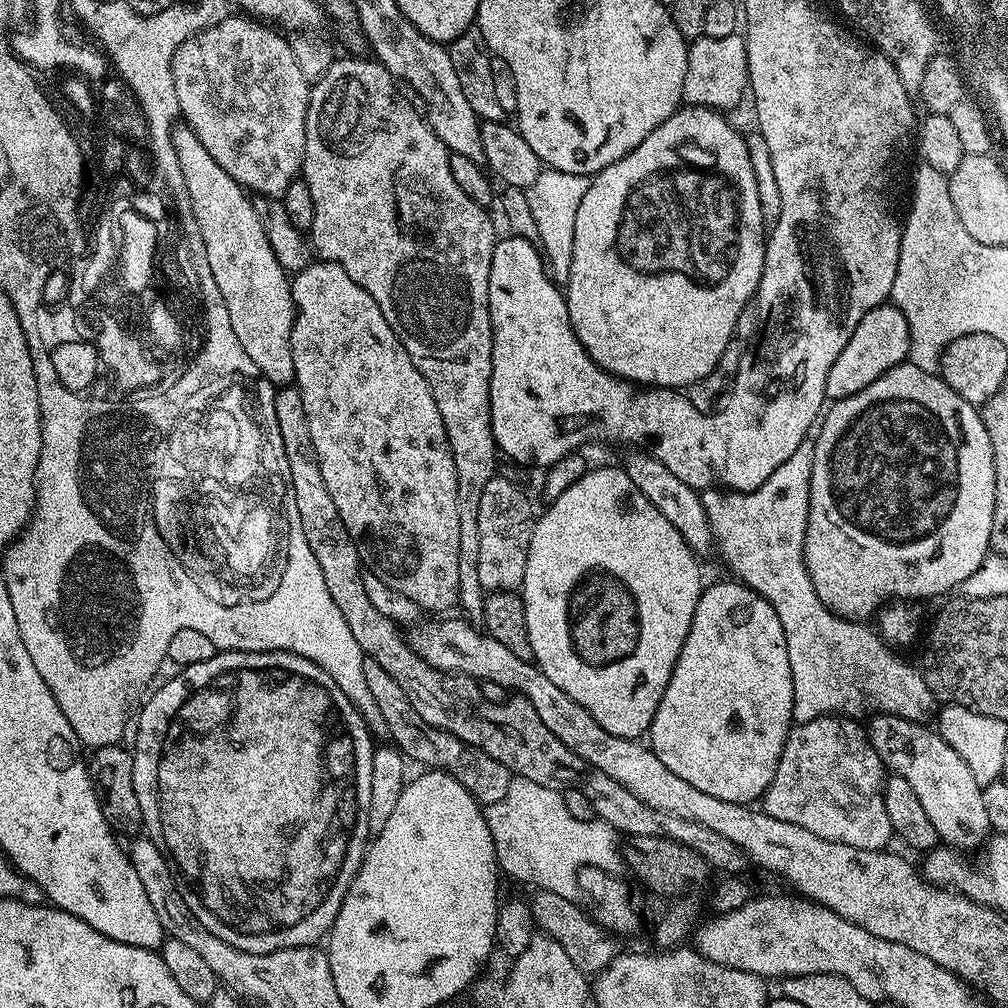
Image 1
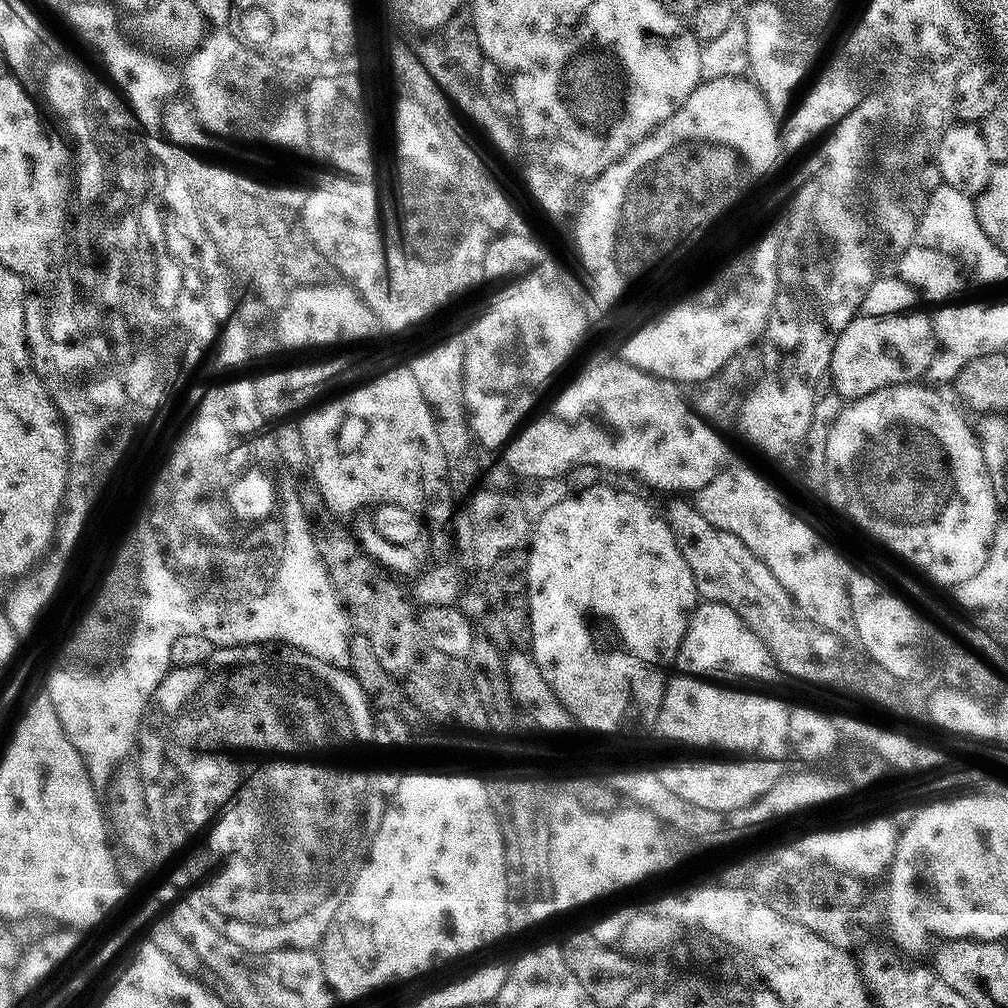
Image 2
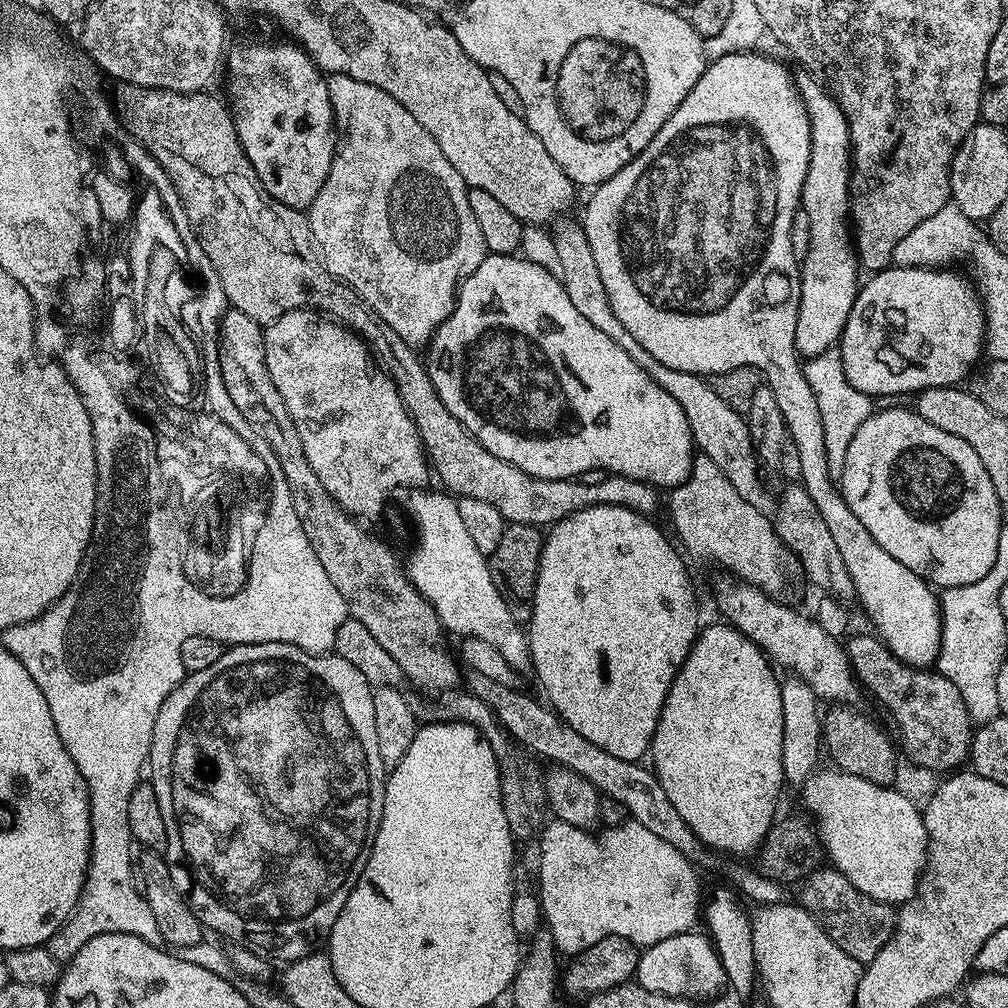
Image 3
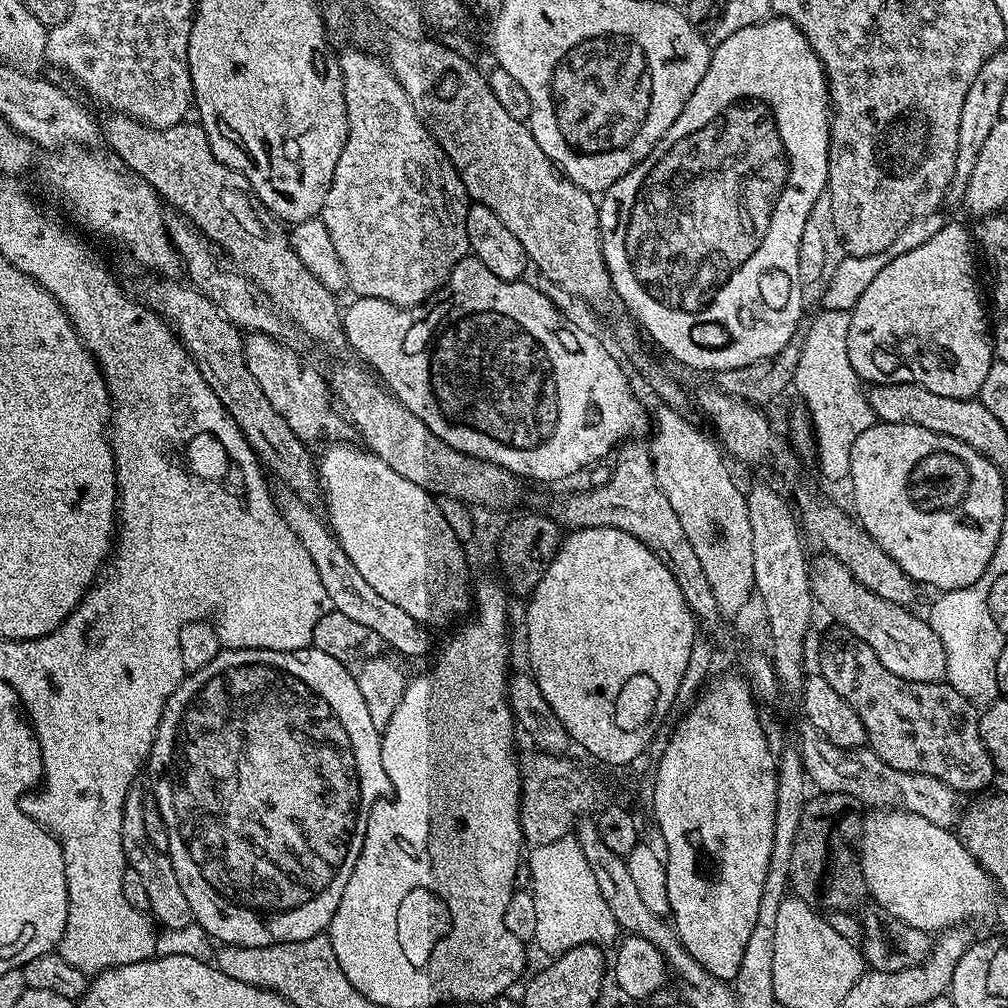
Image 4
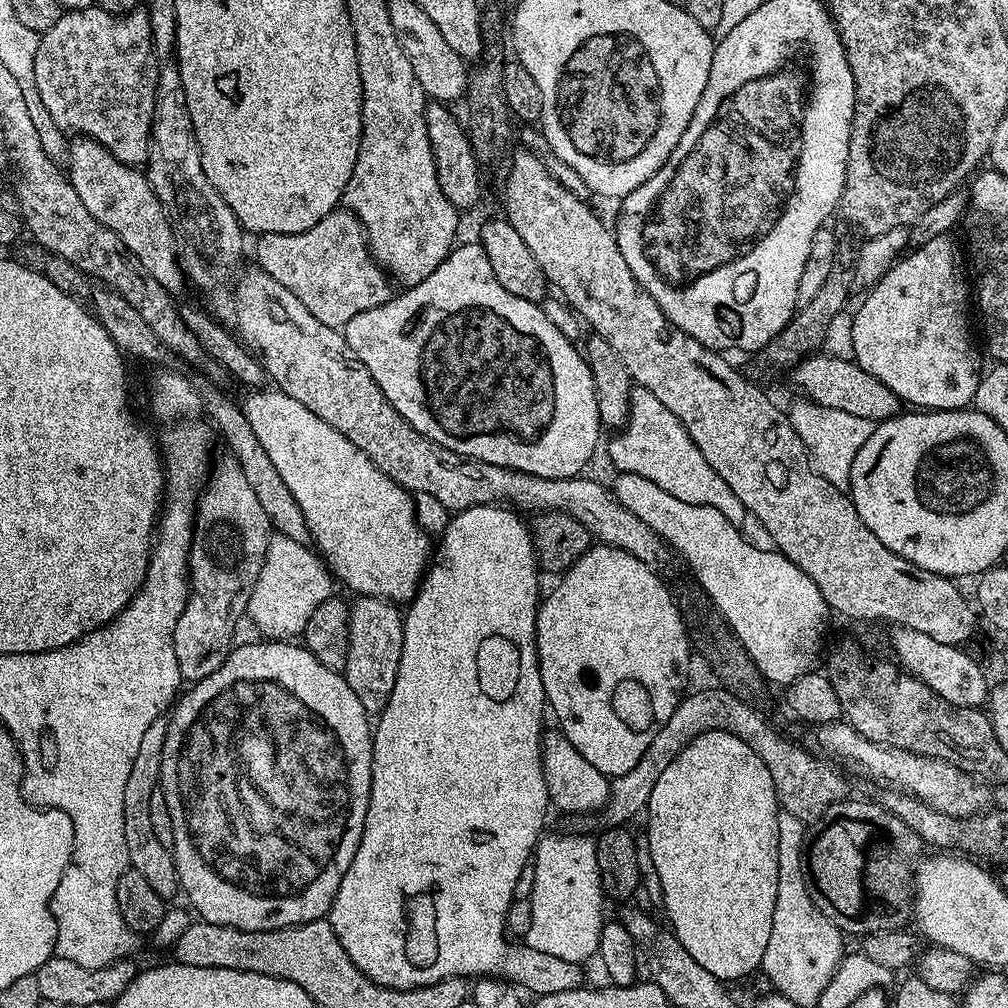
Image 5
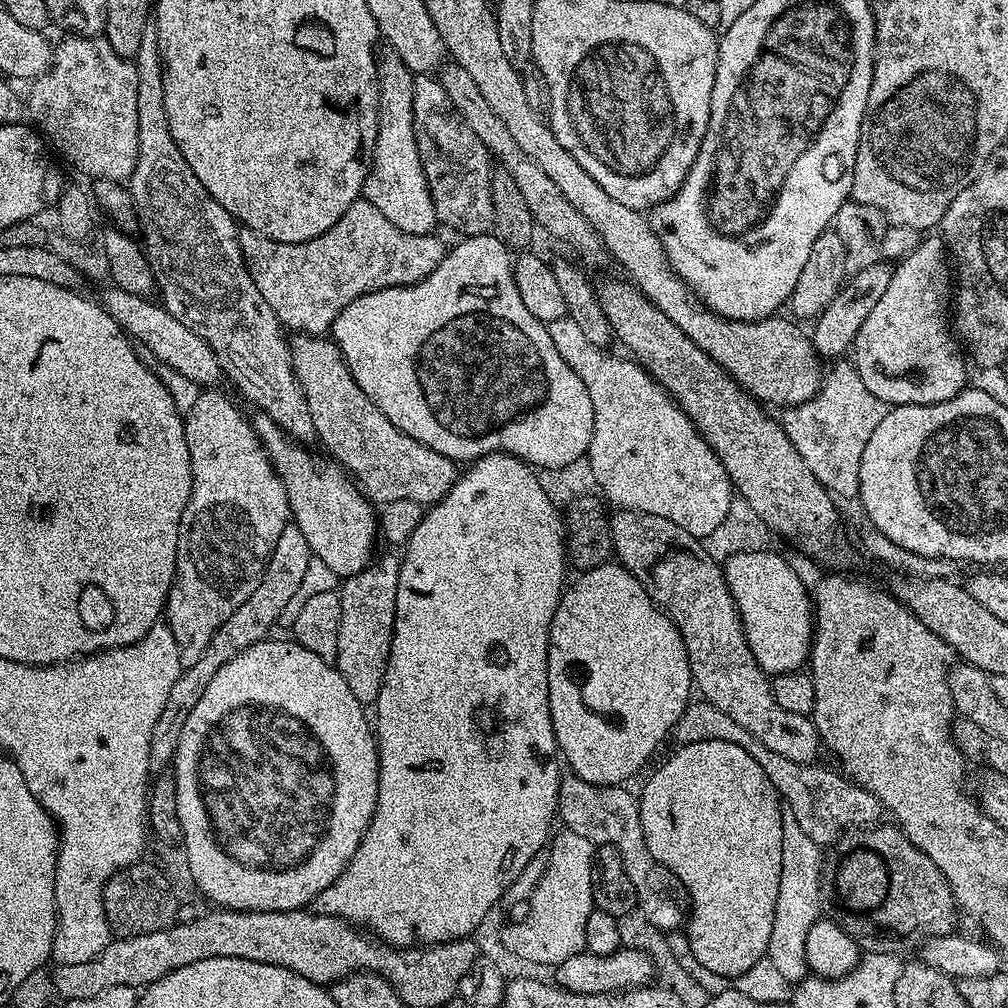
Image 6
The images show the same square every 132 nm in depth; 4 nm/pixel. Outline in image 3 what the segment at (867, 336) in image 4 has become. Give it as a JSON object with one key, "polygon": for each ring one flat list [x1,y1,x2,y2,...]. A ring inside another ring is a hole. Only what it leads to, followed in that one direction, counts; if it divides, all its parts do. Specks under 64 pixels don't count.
{"polygon":[[889,266,883,272,869,275,868,281,859,285,856,301,838,341,850,386,873,398,900,396,903,392,915,394,923,388,959,385,963,381,960,379,977,367,976,359,986,348,984,305,971,279,952,271,956,270]]}

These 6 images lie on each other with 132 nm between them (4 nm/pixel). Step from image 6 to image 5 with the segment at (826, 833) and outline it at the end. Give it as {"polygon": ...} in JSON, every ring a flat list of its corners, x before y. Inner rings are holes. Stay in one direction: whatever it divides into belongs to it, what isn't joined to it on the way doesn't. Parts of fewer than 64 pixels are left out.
{"polygon":[[723,686,689,691,681,699,674,714,666,718,666,726,662,726,662,730,654,734,646,754,638,758,636,765,625,776,611,777,606,805,607,823,624,826,629,823,627,820,634,819,639,812,641,815,647,809,650,793,654,790,658,777,666,771,666,766,670,766,670,762,674,762,674,758,678,758,678,754,682,754,682,750,686,750,686,746,694,742,694,738,707,732,725,732,734,734,734,738,742,738,742,742,746,742,746,746,750,746,750,750,754,750,754,754,762,758,766,770,770,770,774,778,776,801,783,811,794,814,794,818,805,822,819,821,820,815,830,805,837,804,849,795,847,782,831,768,831,763,779,736,748,704,751,703,747,699,735,696]]}

